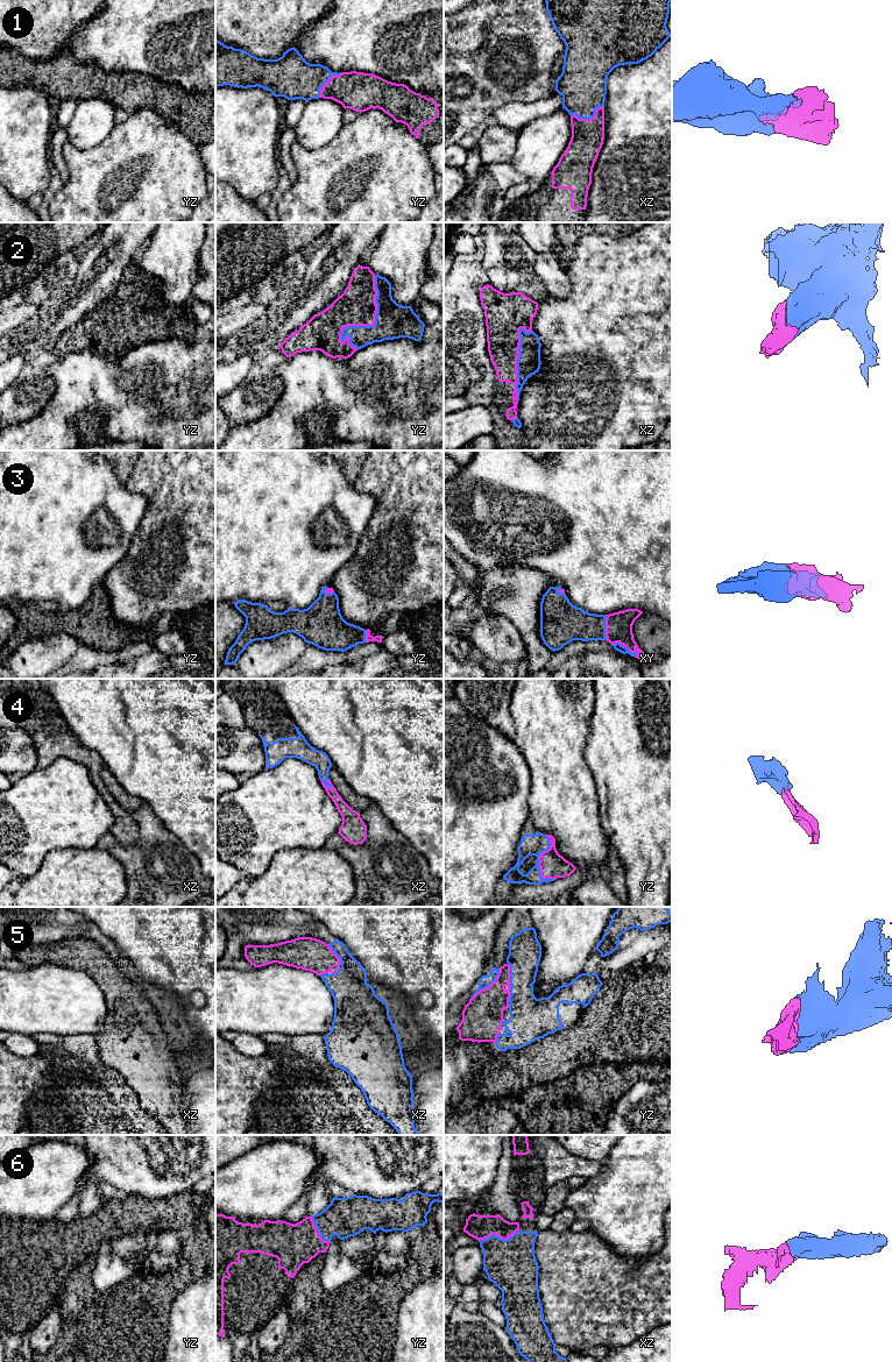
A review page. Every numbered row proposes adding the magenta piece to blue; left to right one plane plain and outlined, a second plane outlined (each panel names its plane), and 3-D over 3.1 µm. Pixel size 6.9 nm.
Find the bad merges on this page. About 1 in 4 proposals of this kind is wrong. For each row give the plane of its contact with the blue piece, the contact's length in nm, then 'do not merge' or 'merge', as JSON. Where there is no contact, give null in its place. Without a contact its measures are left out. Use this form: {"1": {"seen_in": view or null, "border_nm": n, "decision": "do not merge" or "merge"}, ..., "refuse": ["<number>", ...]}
{"1": {"seen_in": "xz", "border_nm": 240, "decision": "merge"}, "2": {"seen_in": "yz", "border_nm": 550, "decision": "merge"}, "3": {"seen_in": "xy", "border_nm": 190, "decision": "merge"}, "4": {"seen_in": "yz", "border_nm": 320, "decision": "merge"}, "5": {"seen_in": "yz", "border_nm": 300, "decision": "merge"}, "6": {"seen_in": "xz", "border_nm": 300, "decision": "merge"}, "refuse": []}

